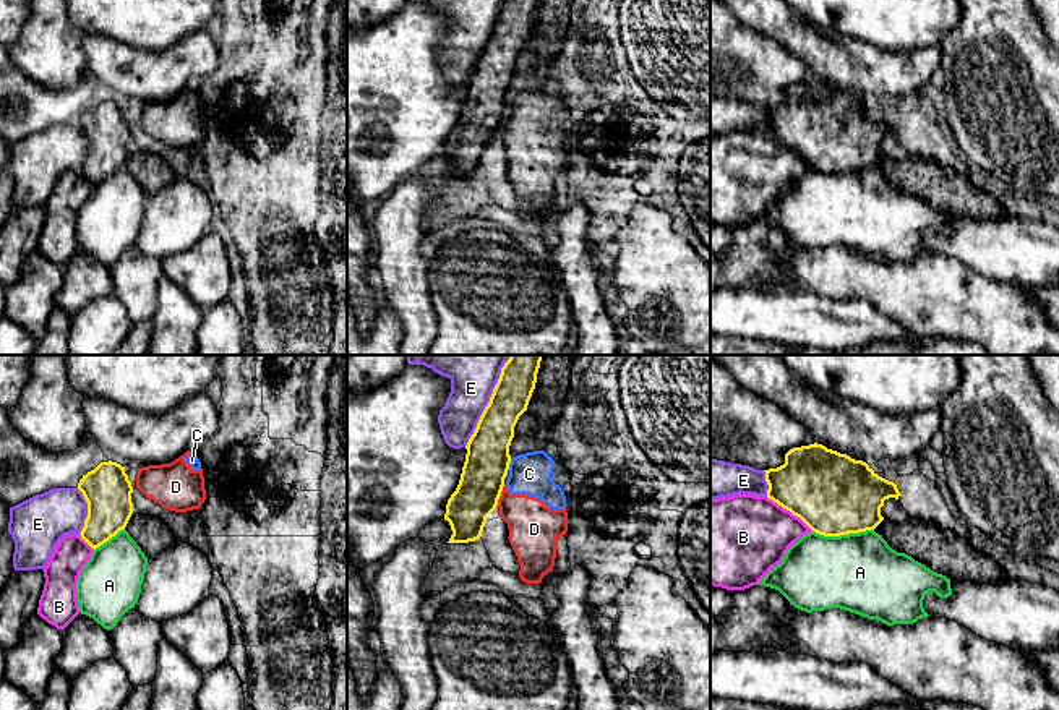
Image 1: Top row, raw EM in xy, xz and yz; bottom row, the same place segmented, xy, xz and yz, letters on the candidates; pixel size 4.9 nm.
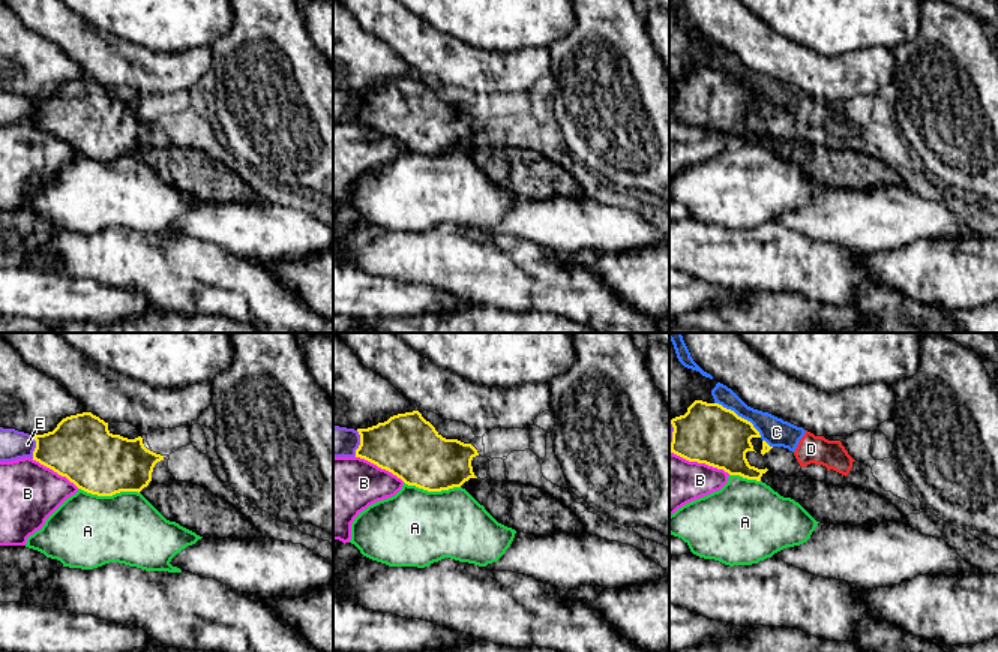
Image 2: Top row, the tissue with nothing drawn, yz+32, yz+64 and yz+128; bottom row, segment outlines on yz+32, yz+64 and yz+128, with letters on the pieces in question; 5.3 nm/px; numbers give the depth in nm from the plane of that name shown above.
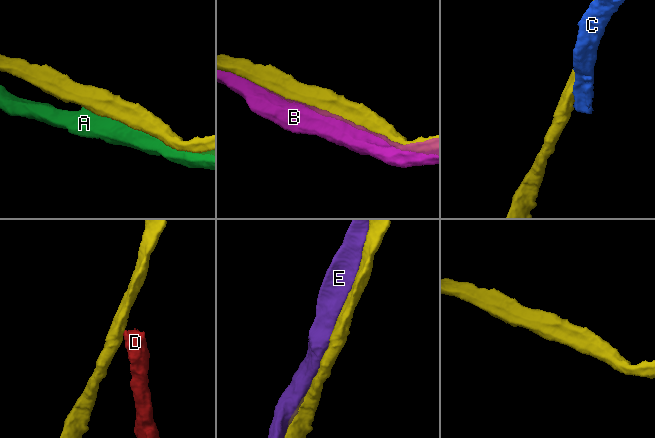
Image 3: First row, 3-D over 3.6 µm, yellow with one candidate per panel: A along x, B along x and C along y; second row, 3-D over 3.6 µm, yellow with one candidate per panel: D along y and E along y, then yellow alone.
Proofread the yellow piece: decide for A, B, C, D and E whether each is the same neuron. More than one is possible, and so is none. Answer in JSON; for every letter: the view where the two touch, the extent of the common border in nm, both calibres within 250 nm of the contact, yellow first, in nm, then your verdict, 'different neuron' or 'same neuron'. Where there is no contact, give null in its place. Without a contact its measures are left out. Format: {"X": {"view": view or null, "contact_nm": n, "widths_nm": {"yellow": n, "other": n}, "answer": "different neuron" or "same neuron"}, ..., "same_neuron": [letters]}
{"A": {"view": "yz", "contact_nm": 300, "widths_nm": {"yellow": 400, "other": 400}, "answer": "different neuron"}, "B": {"view": "yz", "contact_nm": 300, "widths_nm": {"yellow": 400, "other": 400}, "answer": "different neuron"}, "C": {"view": "xz", "contact_nm": 60, "widths_nm": {"yellow": 220, "other": 200}, "answer": "different neuron"}, "D": {"view": "xz", "contact_nm": 110, "widths_nm": {"yellow": 220, "other": 260}, "answer": "different neuron"}, "E": {"view": "xz", "contact_nm": 500, "widths_nm": {"yellow": 200, "other": 320}, "answer": "different neuron"}, "same_neuron": []}

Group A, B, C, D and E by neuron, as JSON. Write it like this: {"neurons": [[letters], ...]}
{"neurons": [["A"], ["B"], ["C", "D"], ["E"]]}

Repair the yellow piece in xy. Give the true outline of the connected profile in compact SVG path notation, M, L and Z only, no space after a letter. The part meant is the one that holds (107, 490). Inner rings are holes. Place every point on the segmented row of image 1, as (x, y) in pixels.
M109 460L83 475L78 490L88 503L88 517L79 535L96 550L125 530L133 514L133 486L125 467Z

